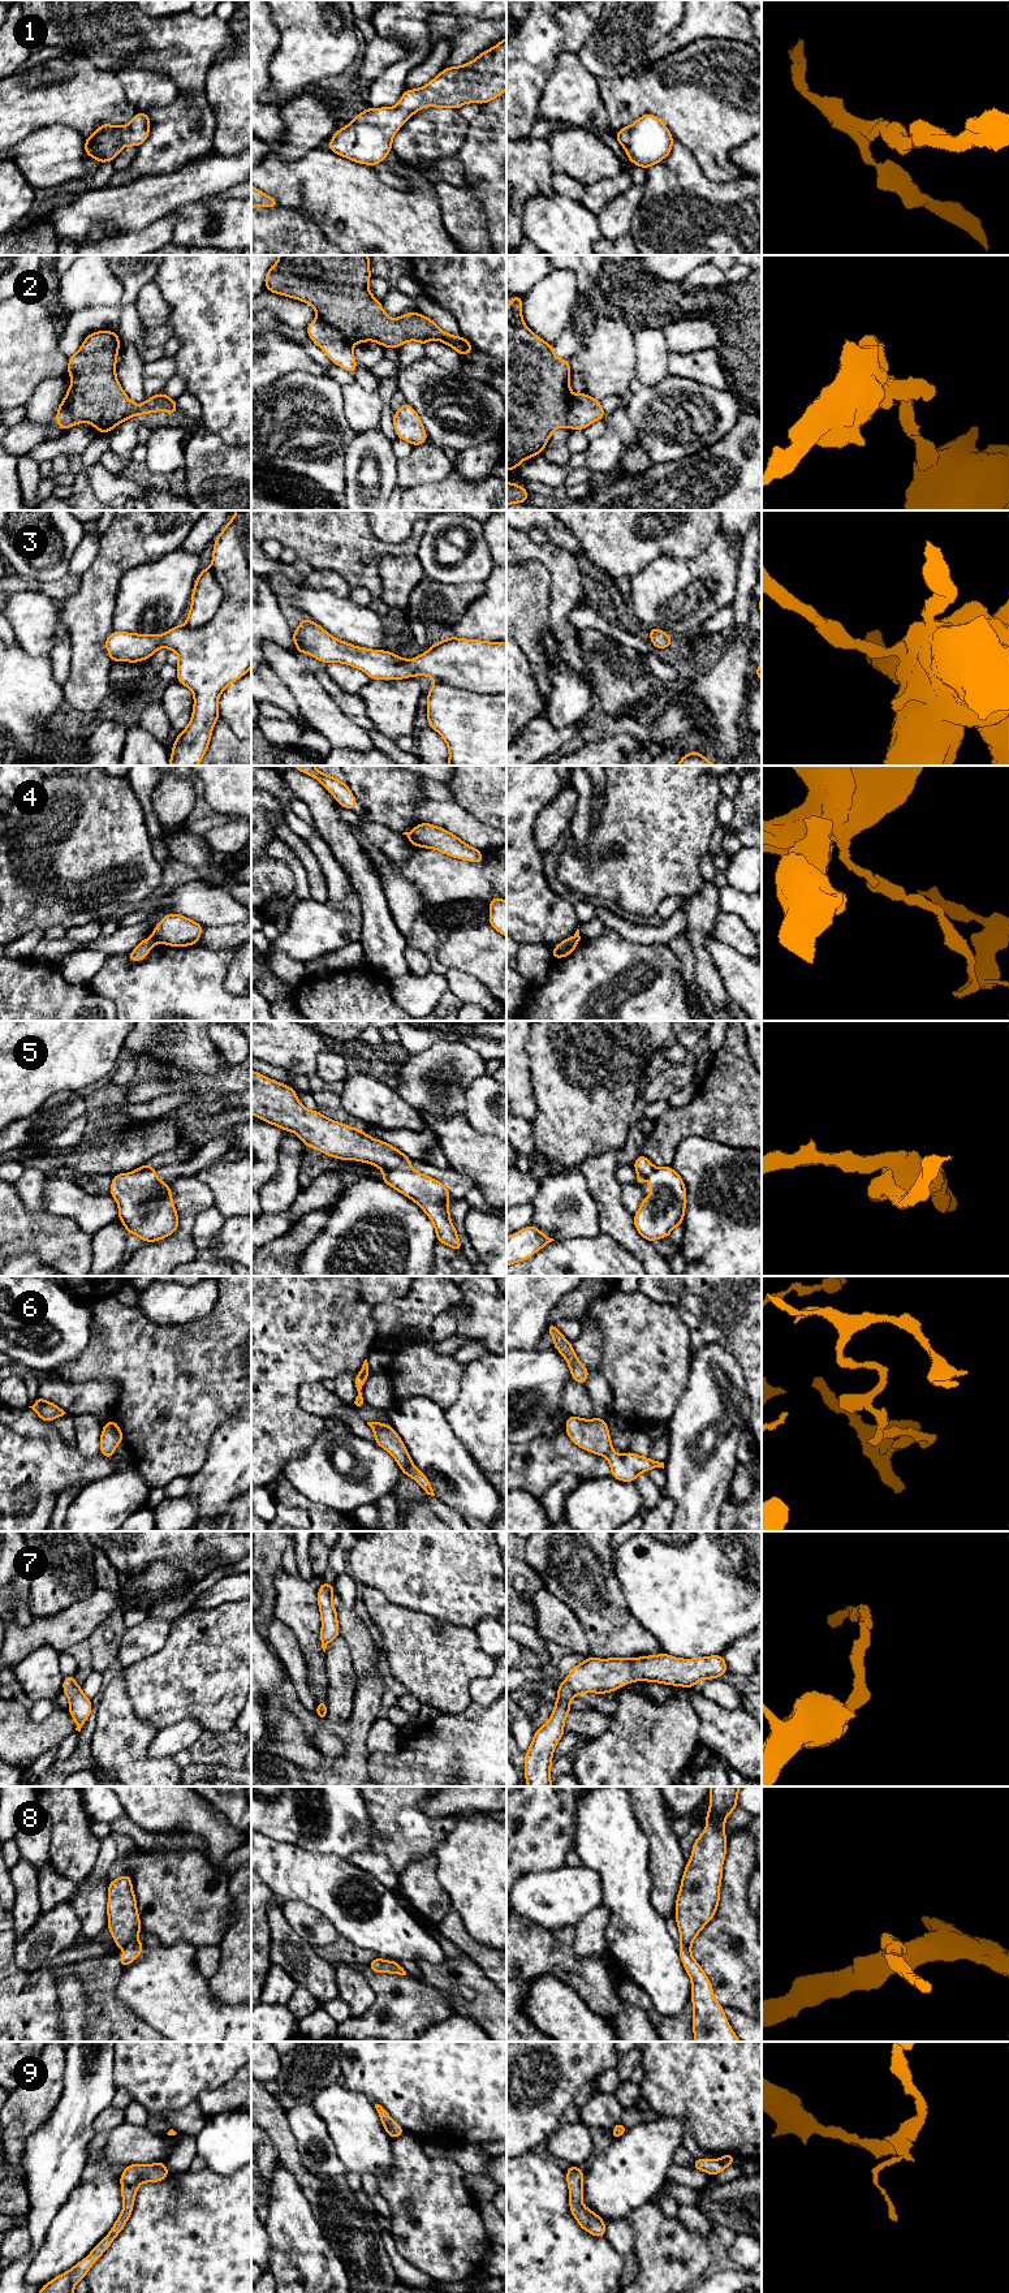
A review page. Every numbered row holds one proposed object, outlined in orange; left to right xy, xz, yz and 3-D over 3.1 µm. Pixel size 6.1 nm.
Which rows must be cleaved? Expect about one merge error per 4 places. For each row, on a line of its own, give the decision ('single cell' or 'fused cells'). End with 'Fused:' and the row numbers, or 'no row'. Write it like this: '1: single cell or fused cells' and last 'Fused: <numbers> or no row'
1: single cell
2: fused cells
3: single cell
4: fused cells
5: single cell
6: single cell
7: single cell
8: single cell
9: single cell
Fused: 2, 4

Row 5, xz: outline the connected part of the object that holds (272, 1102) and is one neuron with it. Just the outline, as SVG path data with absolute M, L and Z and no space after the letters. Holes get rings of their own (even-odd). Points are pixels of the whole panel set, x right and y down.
M251 1070L251 1113L271 1125L281 1128L284 1132L294 1132L306 1147L319 1150L324 1155L341 1160L358 1160L383 1169L381 1181L405 1197L409 1197L431 1219L436 1230L436 1241L457 1251L462 1251L456 1227L452 1224L449 1216L449 1190L440 1181L413 1169L409 1165L411 1159L392 1145L371 1138L361 1129L333 1121L323 1116L319 1111L305 1108L298 1102L292 1086L285 1086L254 1070Z

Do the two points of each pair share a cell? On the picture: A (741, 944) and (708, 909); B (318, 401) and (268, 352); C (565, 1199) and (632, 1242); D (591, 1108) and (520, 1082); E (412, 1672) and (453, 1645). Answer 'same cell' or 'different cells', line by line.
A: different cells
B: different cells
C: different cells
D: different cells
E: same cell

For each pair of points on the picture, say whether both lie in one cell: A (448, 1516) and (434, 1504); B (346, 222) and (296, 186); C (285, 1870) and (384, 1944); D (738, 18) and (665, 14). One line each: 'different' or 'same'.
A: same
B: same
C: same
D: different

